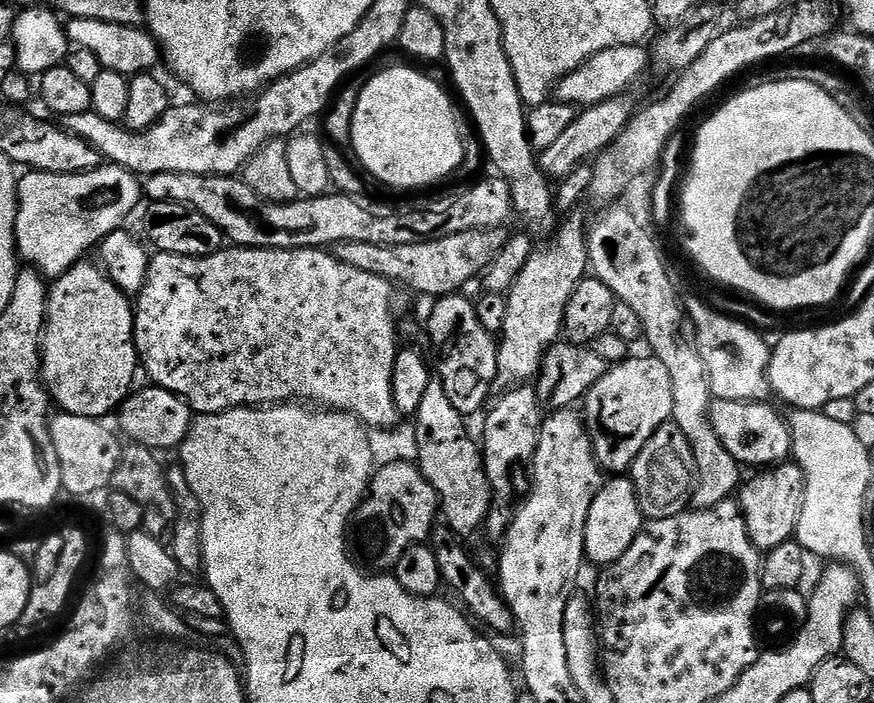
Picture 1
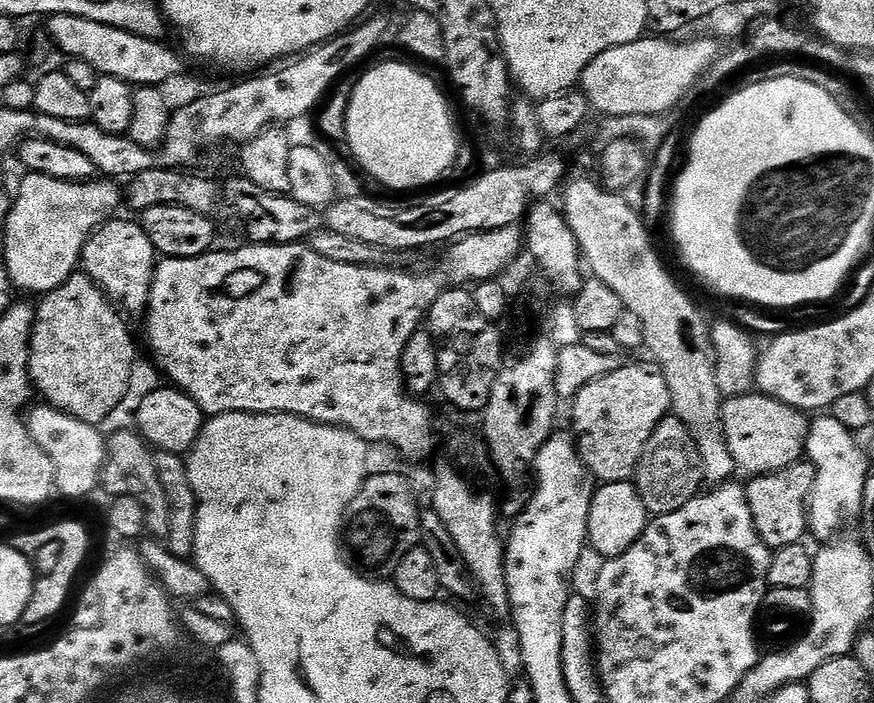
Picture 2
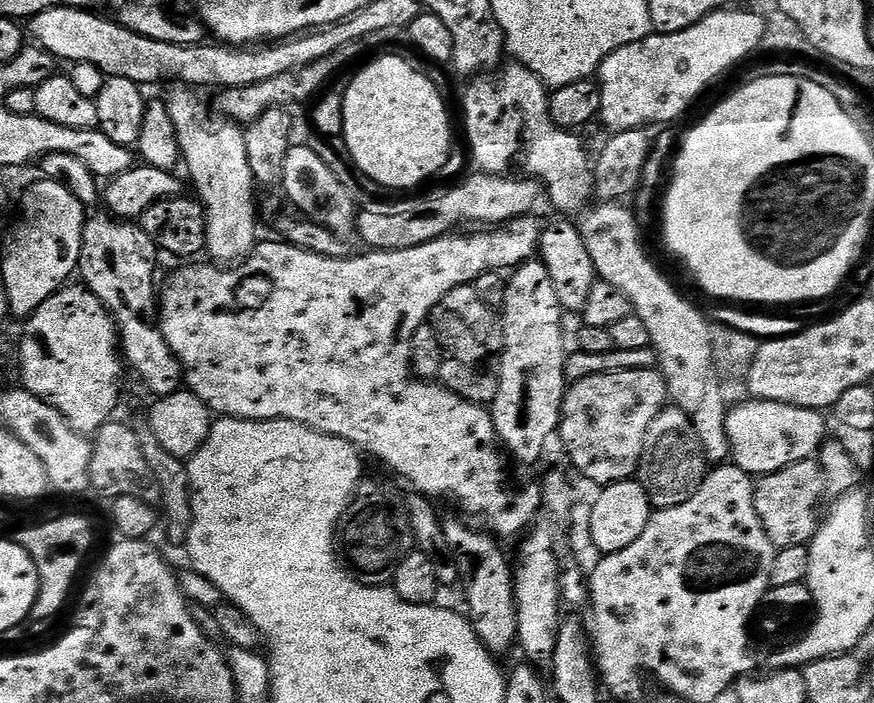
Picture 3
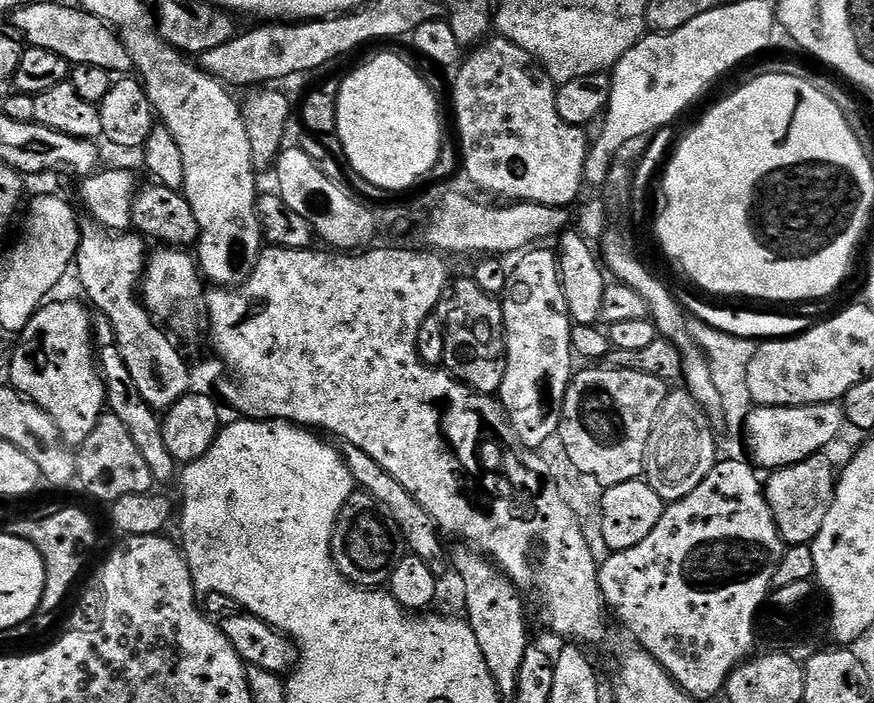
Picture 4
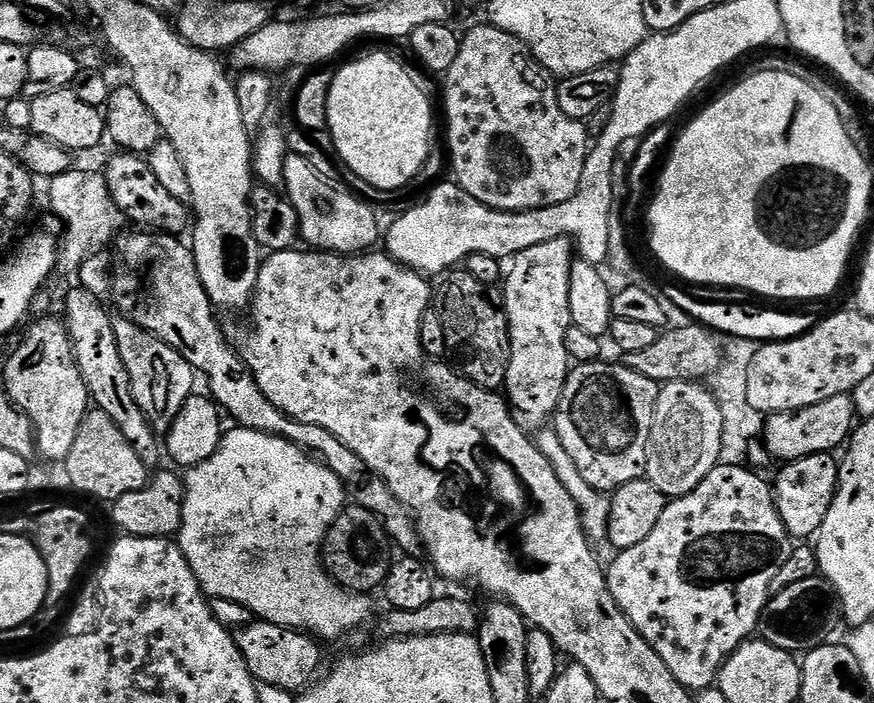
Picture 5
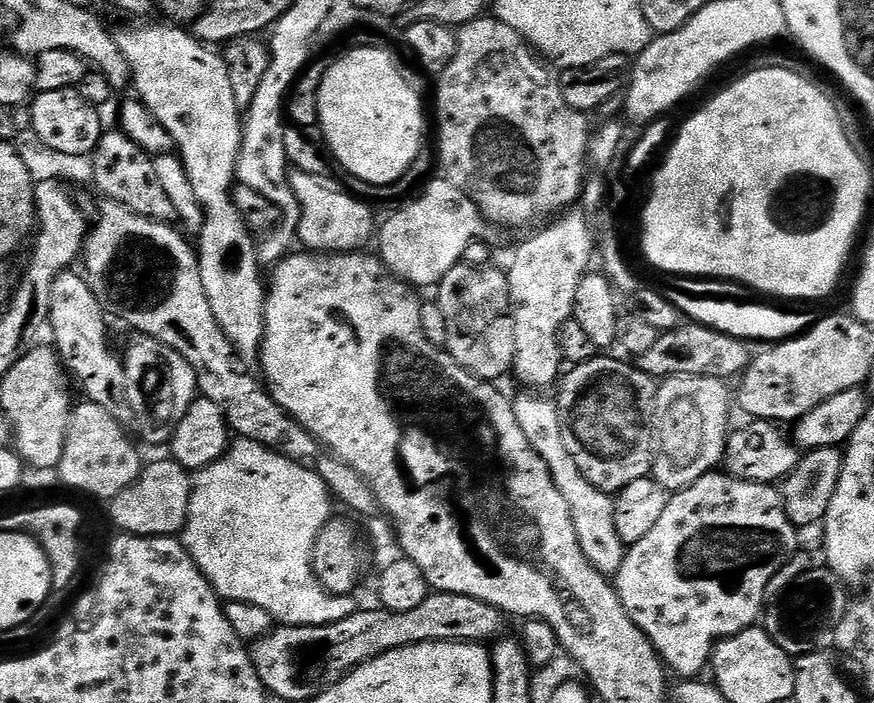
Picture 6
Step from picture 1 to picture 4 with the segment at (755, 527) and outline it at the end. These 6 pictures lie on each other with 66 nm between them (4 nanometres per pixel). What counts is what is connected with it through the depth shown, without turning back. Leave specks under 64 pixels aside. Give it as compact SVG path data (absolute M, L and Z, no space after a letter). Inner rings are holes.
M817 454L797 464L775 469L764 484L764 497L785 545L811 544L814 538L818 538L822 522L826 522L838 479L837 473L832 473L832 464L826 457Z

